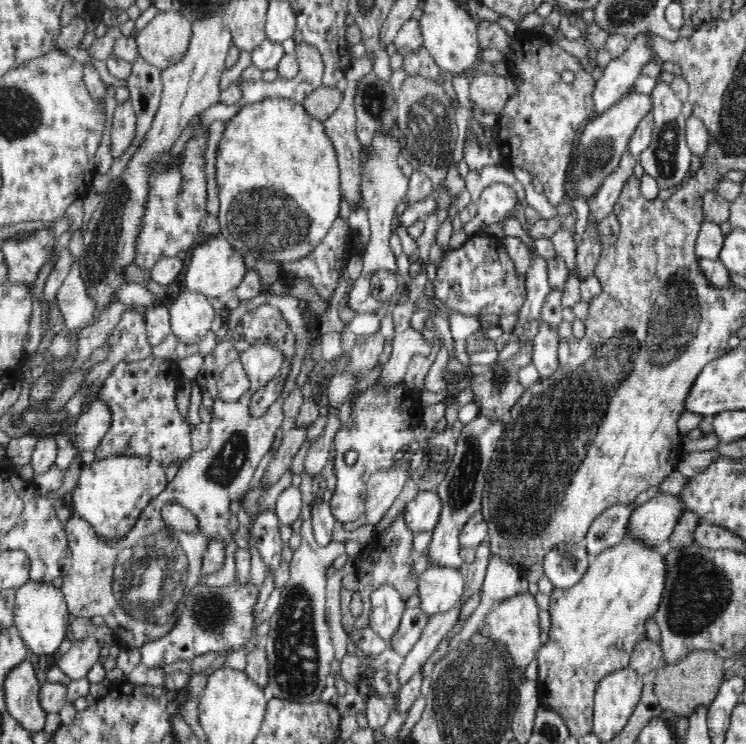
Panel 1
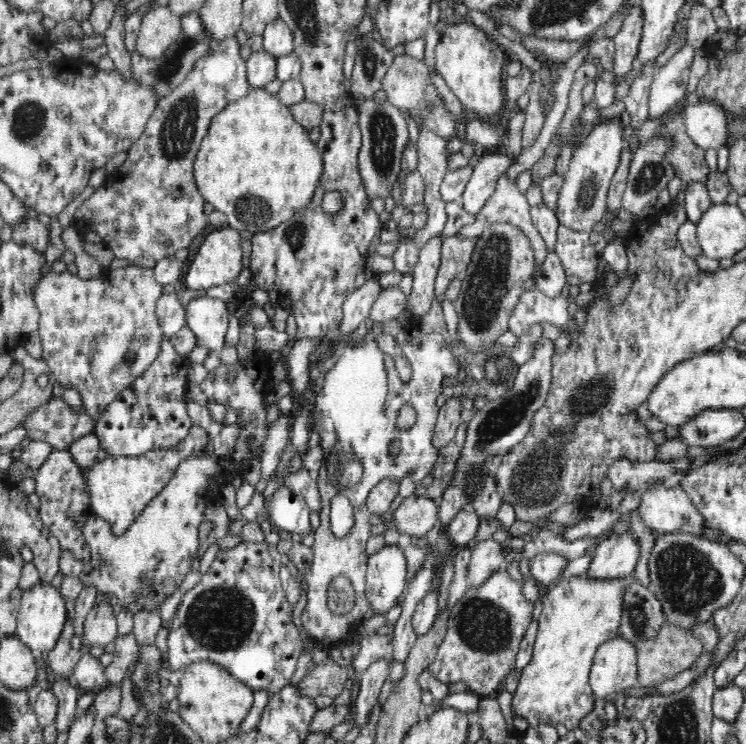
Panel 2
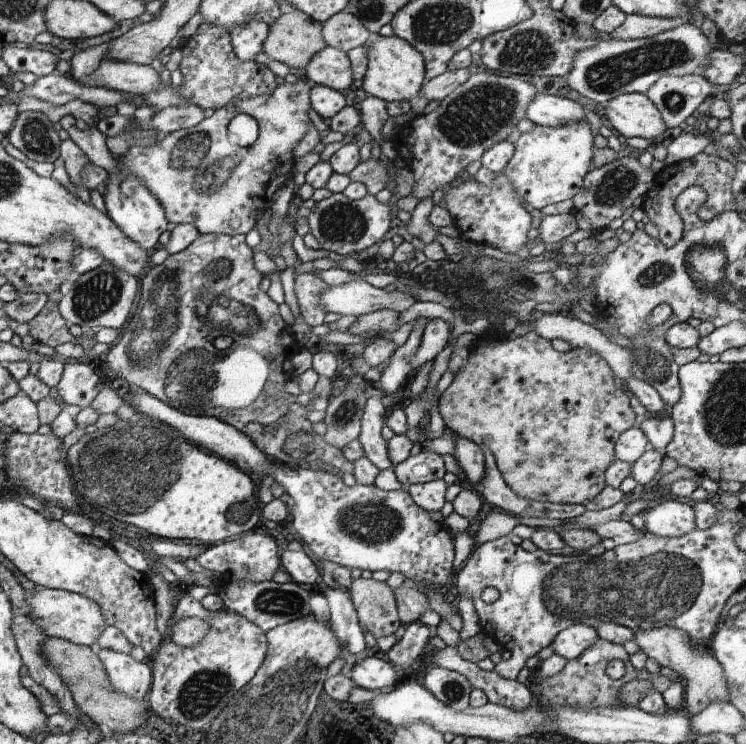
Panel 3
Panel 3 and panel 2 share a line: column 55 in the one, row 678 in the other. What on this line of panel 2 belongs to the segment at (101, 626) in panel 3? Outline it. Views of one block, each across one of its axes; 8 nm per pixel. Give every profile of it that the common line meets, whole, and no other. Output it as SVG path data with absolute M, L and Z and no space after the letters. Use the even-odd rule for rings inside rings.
M618 633L598 645L592 659L589 683L595 697L612 701L627 688L636 686L635 645Z

